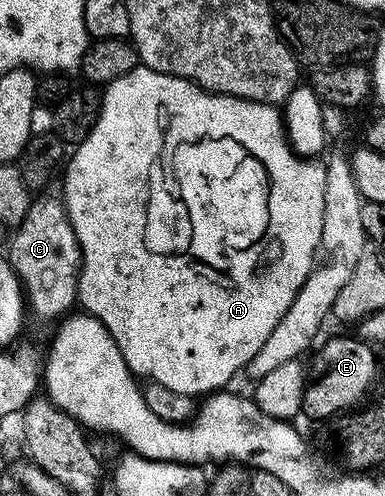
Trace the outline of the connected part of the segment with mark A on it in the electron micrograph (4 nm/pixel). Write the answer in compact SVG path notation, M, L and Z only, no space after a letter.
M142 64L135 67L133 72L129 72L125 76L121 76L117 80L107 83L101 94L103 107L99 113L97 124L93 128L93 132L89 132L86 140L80 146L74 147L72 156L66 163L65 171L67 175L63 178L63 190L61 189L61 197L67 206L67 215L73 224L73 232L79 241L79 247L83 253L83 269L79 272L79 297L78 305L82 307L88 314L92 314L94 318L101 324L105 324L105 328L113 336L113 340L117 344L117 348L121 352L121 356L125 360L125 364L131 369L132 374L143 380L150 380L157 384L165 384L165 388L173 388L173 392L181 392L192 396L206 396L212 392L219 392L224 389L223 386L235 373L242 371L249 360L253 360L253 356L257 356L257 352L261 348L261 344L265 344L265 340L269 340L269 332L273 332L273 328L277 328L277 324L281 320L281 316L285 316L285 312L289 308L289 304L293 304L293 300L297 296L299 289L305 284L307 275L313 269L313 261L311 262L311 246L313 250L313 230L311 234L311 213L320 211L323 206L323 197L325 196L325 184L327 183L326 165L319 160L312 160L307 156L300 156L291 149L291 144L287 140L287 132L283 116L278 105L270 102L247 102L243 98L234 98L228 94L209 94L203 90L195 82L190 82L184 78L178 78L172 74L162 74L156 70L151 70Z

